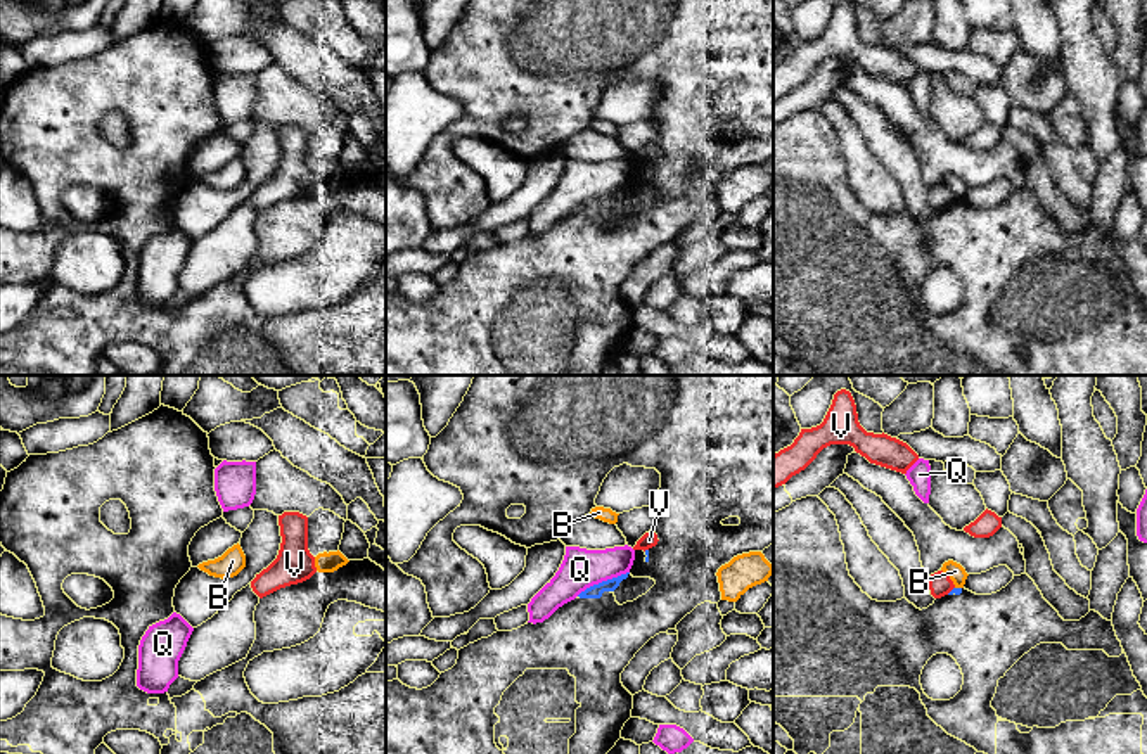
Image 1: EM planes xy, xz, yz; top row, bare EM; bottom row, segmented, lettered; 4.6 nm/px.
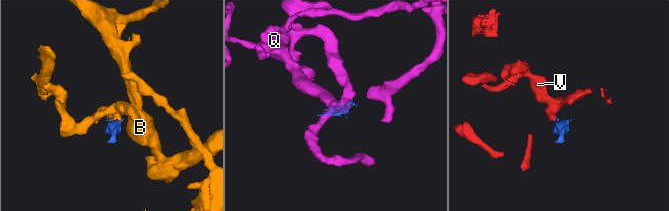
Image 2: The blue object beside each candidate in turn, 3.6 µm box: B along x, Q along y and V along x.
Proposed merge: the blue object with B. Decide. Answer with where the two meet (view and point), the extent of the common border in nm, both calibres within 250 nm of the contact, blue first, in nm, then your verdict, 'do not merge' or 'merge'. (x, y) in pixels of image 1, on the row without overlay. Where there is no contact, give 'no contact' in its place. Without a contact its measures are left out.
meets blue in yz at (959, 201); contact 30 nm long; 30 nm thick on the blue side, 80 nm on the other; do not merge

